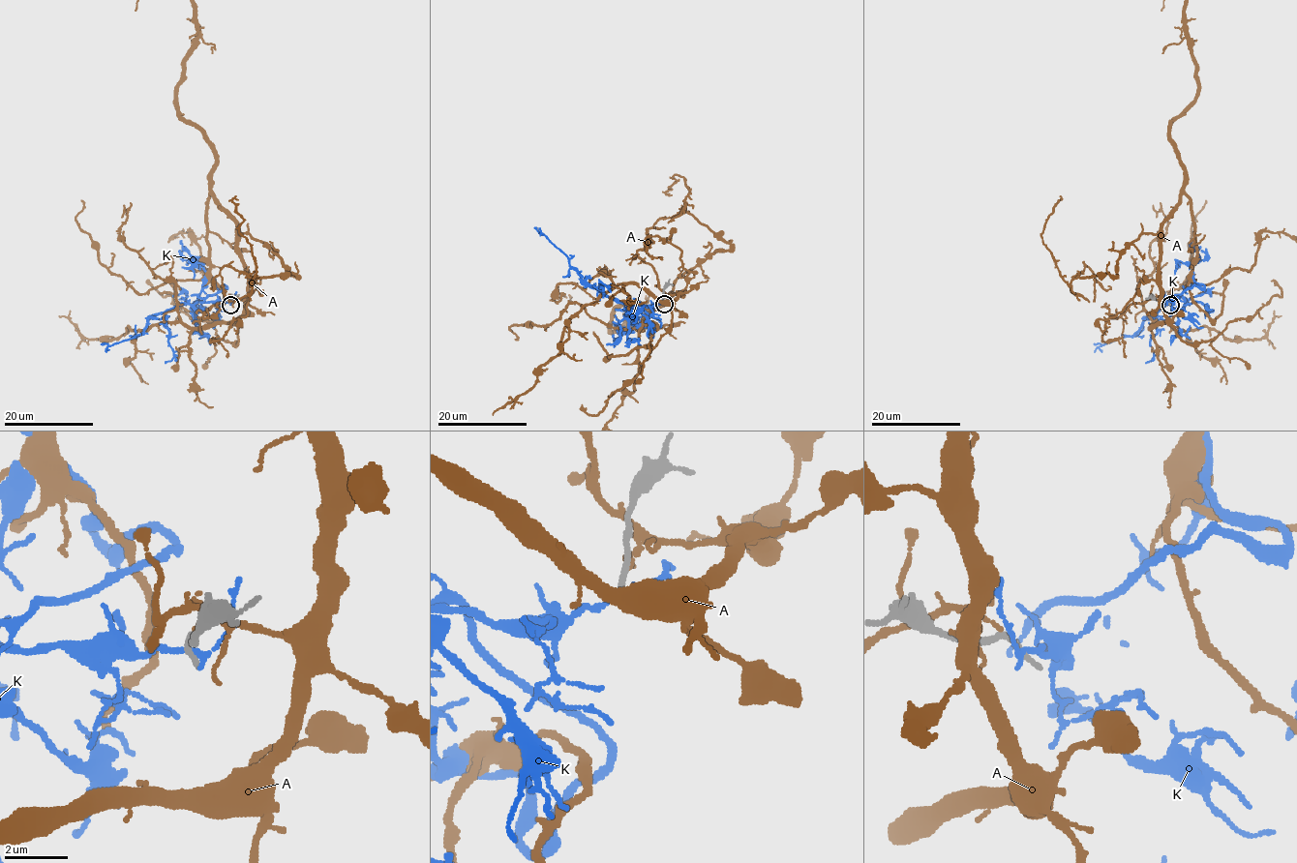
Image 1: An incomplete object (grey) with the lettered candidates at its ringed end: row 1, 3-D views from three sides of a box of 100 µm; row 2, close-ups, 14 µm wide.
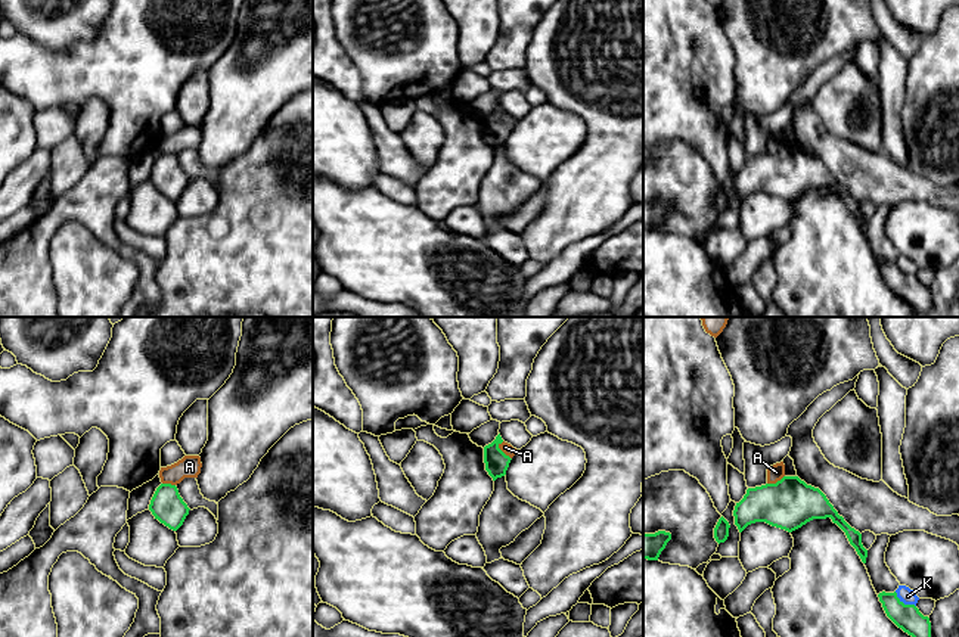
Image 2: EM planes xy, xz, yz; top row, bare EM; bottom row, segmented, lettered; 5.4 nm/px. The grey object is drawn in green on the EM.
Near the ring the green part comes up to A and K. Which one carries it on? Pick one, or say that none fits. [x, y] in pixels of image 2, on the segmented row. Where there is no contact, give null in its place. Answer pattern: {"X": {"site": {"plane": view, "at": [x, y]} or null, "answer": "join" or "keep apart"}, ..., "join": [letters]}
{"A": {"site": {"plane": "xz", "at": [502, 451]}, "answer": "keep apart"}, "K": {"site": {"plane": "yz", "at": [903, 603]}, "answer": "keep apart"}, "join": []}

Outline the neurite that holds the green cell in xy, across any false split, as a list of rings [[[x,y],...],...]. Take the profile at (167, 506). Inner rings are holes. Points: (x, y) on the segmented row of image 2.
[[[161,484],[150,500],[149,510],[161,523],[177,531],[190,509],[180,497],[176,485]]]

